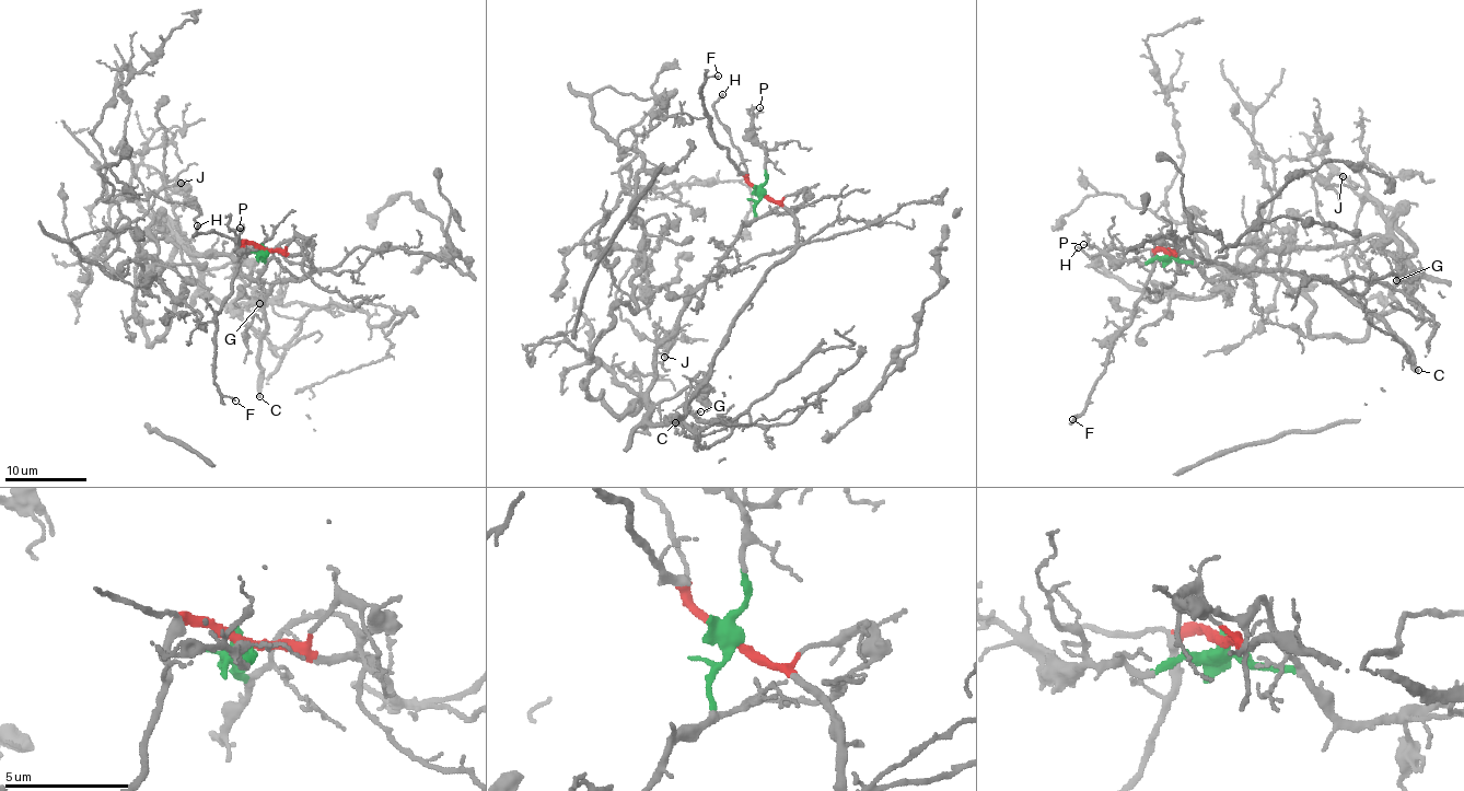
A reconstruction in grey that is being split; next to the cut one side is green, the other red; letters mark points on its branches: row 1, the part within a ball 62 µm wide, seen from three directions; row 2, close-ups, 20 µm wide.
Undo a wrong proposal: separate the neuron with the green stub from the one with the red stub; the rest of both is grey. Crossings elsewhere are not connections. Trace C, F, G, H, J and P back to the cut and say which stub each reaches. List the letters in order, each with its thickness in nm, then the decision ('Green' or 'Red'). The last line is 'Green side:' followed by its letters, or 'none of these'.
C: Thickness 360 nm. Red
F: Thickness 80 nm. Red
G: Thickness 90 nm. Green
H: Thickness 180 nm. Red
J: Thickness 100 nm. Green
P: Thickness 160 nm. Green
Green side: G, J, P

